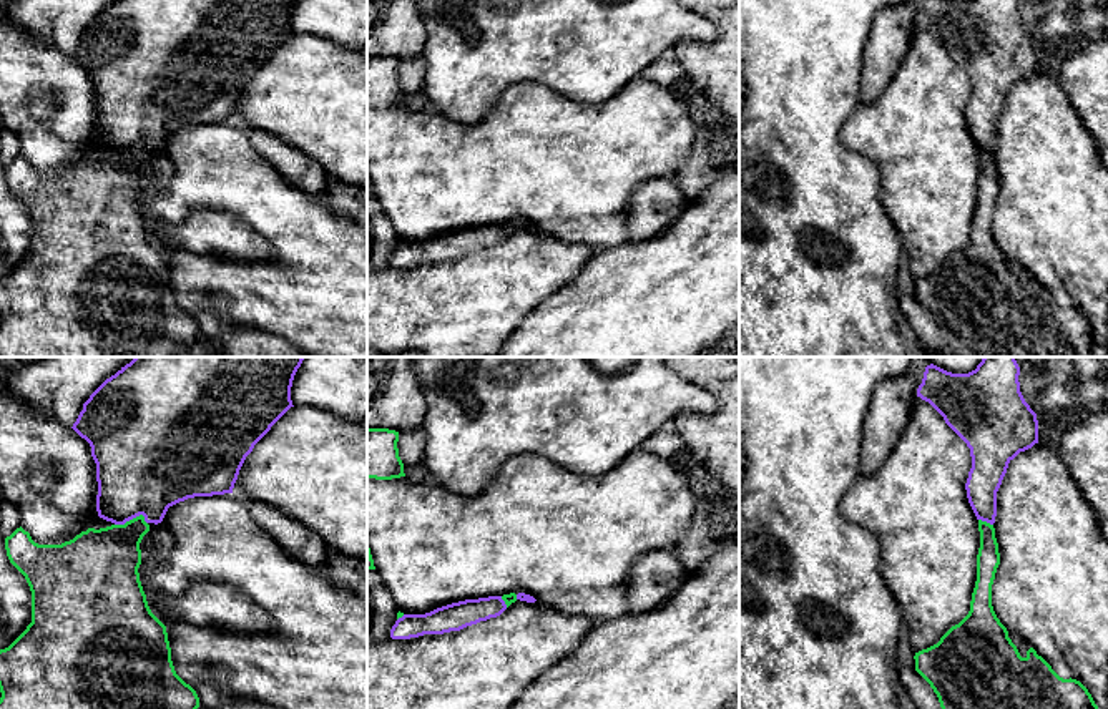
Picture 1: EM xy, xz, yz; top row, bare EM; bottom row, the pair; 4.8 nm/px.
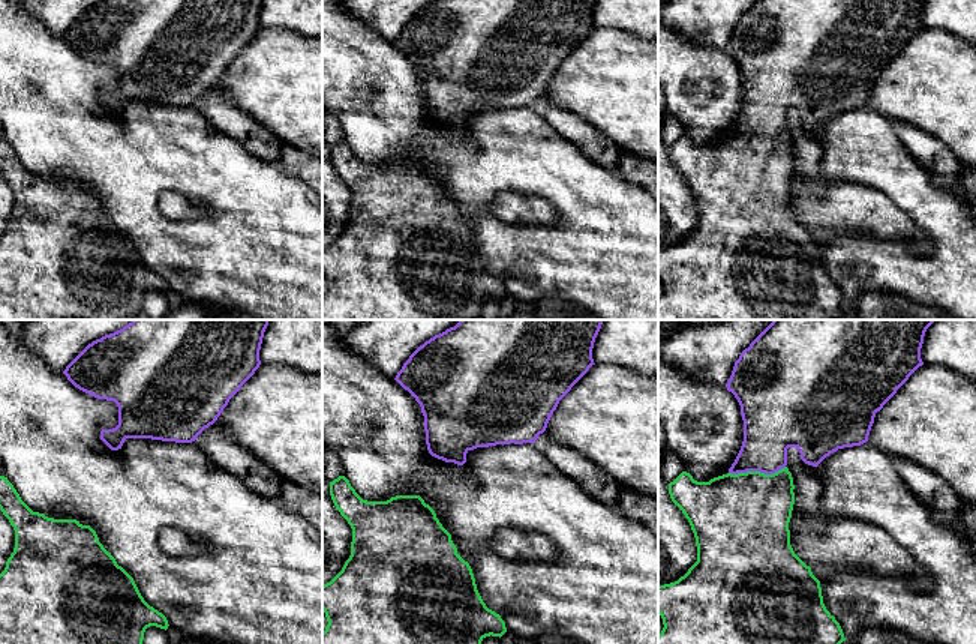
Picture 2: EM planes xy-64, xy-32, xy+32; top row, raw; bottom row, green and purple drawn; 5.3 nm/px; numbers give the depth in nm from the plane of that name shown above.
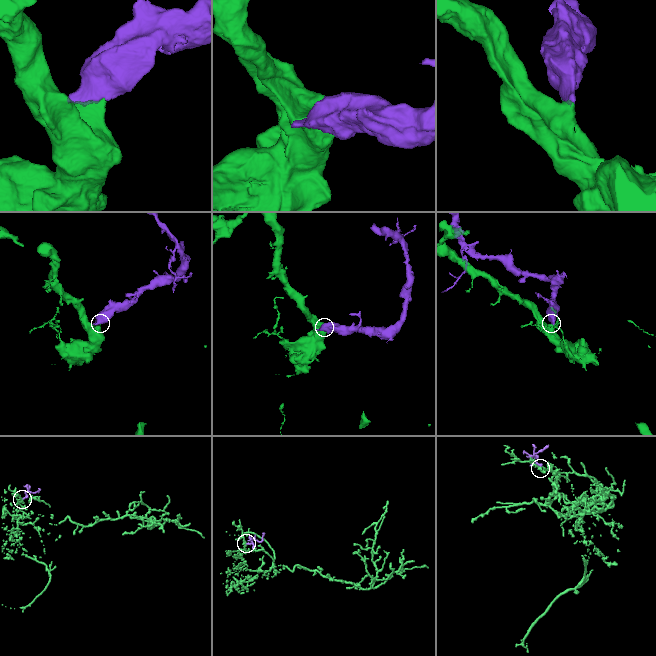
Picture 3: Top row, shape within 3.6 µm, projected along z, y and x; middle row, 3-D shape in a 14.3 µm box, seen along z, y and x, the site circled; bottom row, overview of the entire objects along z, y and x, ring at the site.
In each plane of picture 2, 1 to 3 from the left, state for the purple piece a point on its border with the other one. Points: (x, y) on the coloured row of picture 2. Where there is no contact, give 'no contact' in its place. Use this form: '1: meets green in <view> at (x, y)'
1: no contact
2: no contact
3: meets green in xy+32 at (756, 472)

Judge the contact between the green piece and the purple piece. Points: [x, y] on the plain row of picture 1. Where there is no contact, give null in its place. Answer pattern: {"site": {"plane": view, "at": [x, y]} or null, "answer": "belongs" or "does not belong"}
{"site": {"plane": "xy", "at": [133, 146]}, "answer": "belongs"}

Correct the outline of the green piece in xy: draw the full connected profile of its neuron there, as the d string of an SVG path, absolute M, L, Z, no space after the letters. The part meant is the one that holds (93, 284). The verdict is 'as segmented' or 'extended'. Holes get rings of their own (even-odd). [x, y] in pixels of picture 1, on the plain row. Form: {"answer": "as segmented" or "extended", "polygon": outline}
{"answer": "extended", "polygon": "M116 0L106 7L83 32L73 58L91 75L96 91L96 139L111 149L106 156L88 156L61 173L38 173L22 154L5 166L10 191L25 204L32 219L32 251L5 277L0 277L0 357L176 357L181 349L189 349L199 335L196 319L174 299L166 254L151 241L143 219L138 196L141 193L140 171L150 153L161 151L168 136L194 125L233 121L239 98L254 73L291 37L291 15L296 0Z"}

